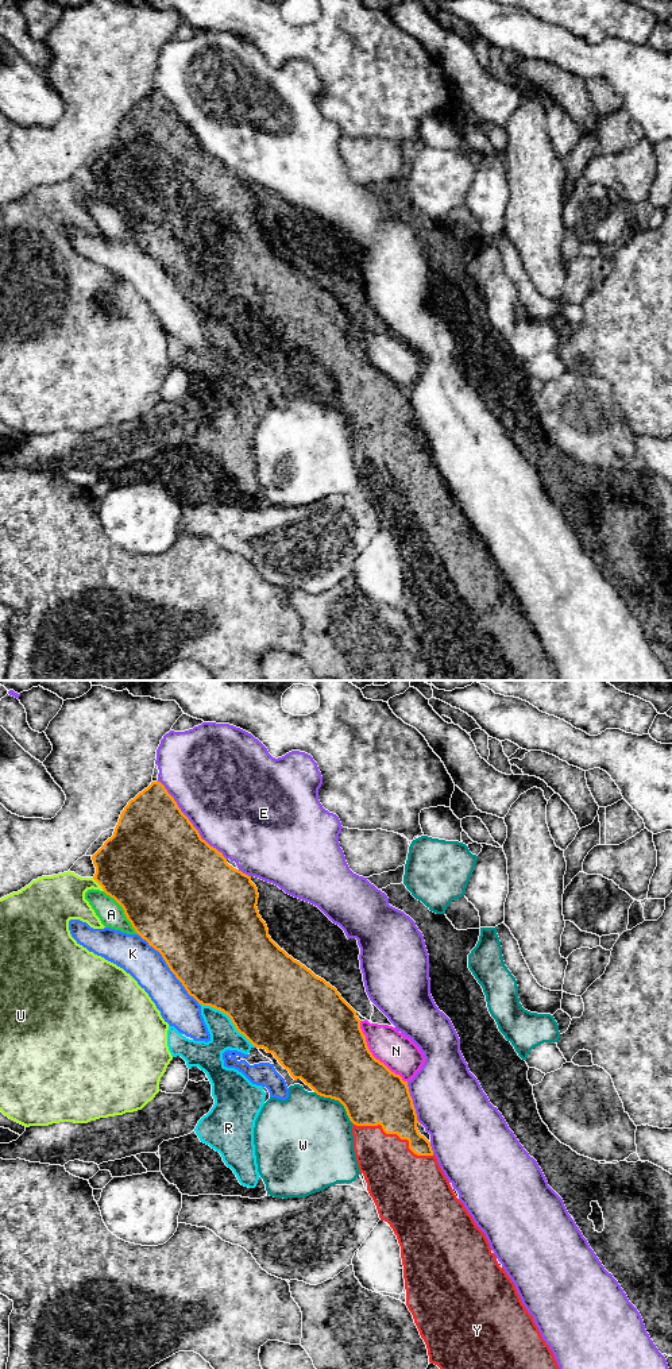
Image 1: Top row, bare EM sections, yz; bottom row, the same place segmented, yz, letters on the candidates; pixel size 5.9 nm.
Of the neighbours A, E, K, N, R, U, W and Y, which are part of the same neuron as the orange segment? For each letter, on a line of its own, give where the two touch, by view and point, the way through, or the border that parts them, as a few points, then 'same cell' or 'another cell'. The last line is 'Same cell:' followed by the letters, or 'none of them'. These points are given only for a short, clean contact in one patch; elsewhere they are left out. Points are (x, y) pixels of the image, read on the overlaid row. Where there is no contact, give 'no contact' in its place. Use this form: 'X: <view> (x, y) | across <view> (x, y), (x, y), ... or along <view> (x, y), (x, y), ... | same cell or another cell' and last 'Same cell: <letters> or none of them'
A: yz (124, 911) | another cell
E: yz (189, 821) | another cell
K: yz (169, 967) | another cell
N: yz (371, 1055) | another cell
R: yz (230, 1017) | another cell
U: yz (99, 883) | along yz (92, 878), (104, 890) | another cell
W: yz (338, 1099) | another cell
Y: yz (396, 1133) | same cell
Same cell: Y

